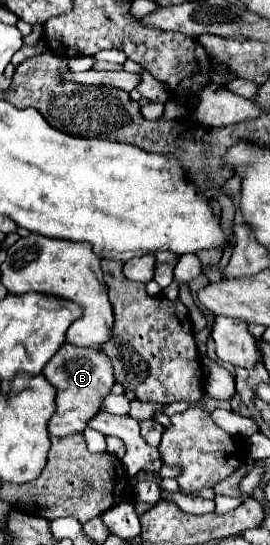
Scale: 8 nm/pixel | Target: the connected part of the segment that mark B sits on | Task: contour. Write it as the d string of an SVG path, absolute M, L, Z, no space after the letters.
M65 343L49 359L49 363L43 367L43 375L53 387L57 387L57 411L49 421L49 435L53 437L65 437L69 433L83 431L87 427L87 421L97 415L103 397L107 397L111 393L111 387L115 385L113 363L105 353L71 343Z

